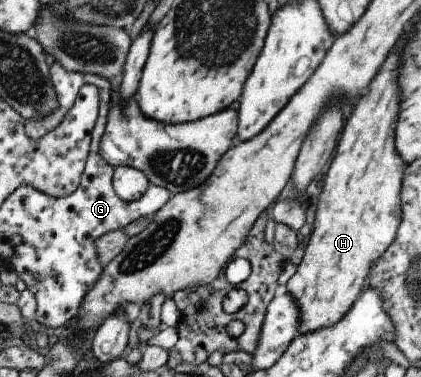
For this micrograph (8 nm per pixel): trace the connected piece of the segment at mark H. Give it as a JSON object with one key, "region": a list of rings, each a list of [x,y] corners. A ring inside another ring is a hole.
{"region":[[[399,40],[393,48],[393,54],[382,62],[373,80],[366,90],[358,96],[347,110],[341,135],[335,143],[335,154],[323,186],[318,195],[313,226],[309,239],[303,249],[301,261],[295,273],[286,281],[285,290],[296,301],[299,309],[300,326],[296,336],[306,335],[316,330],[334,325],[351,308],[358,294],[366,287],[365,282],[370,267],[378,256],[391,244],[400,221],[401,177],[405,162],[396,152],[393,142],[395,123],[400,105],[400,89],[396,85],[395,66],[397,52],[403,40]]]}

